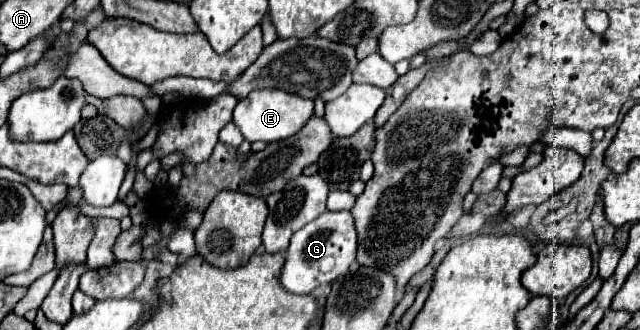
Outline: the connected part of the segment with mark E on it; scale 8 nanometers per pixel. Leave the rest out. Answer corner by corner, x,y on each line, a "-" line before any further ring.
258,90
258,92
252,92
248,98
238,100
234,108
234,124
242,132
244,140
248,140
250,144
252,142
270,144
270,142
286,140
296,132
300,132
306,120
312,118
312,114
314,114
312,100
304,100
296,94
288,94
282,90

